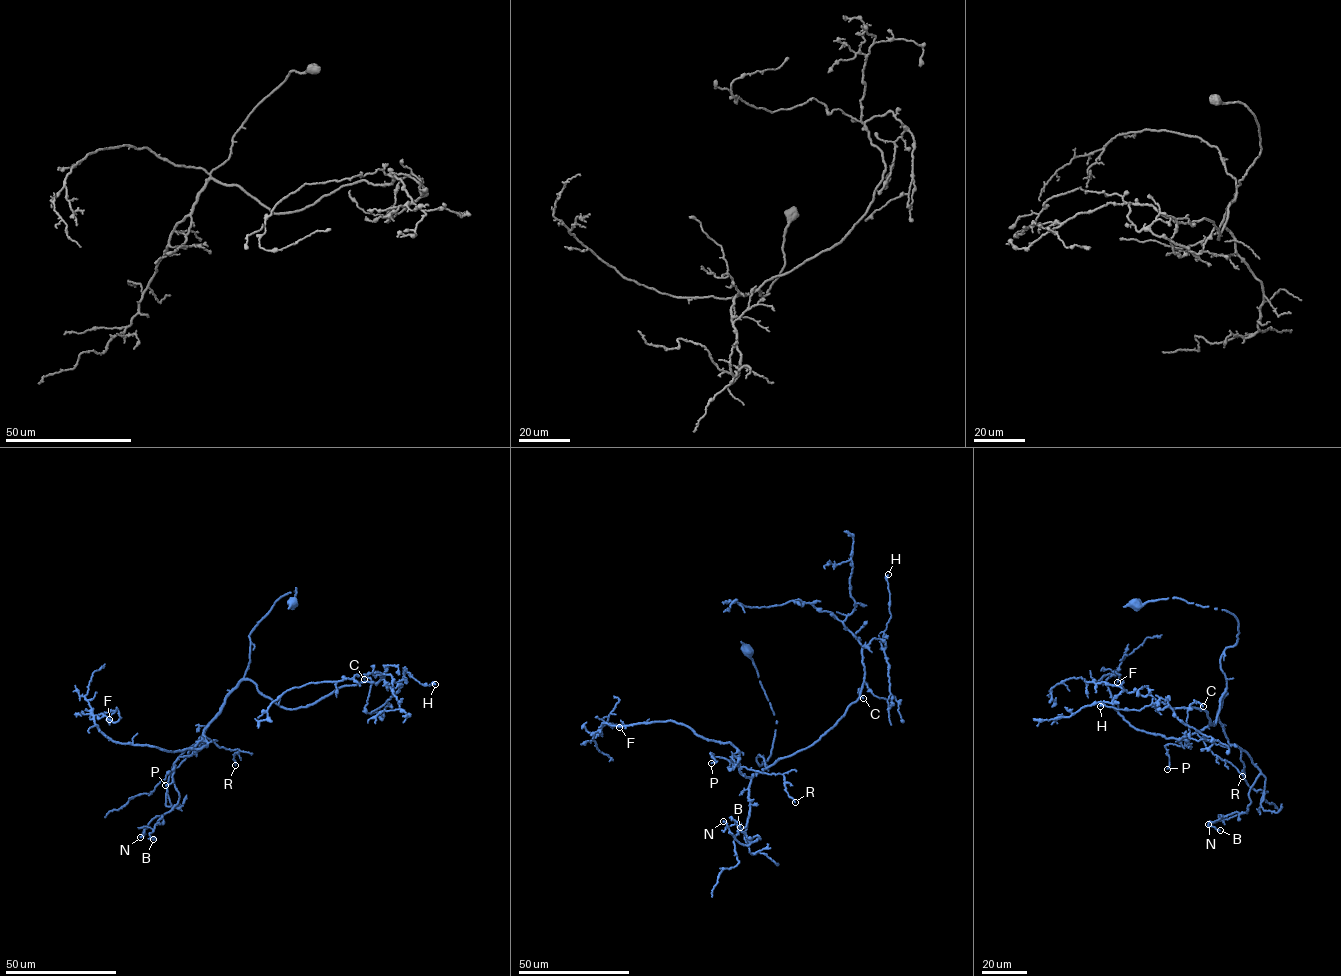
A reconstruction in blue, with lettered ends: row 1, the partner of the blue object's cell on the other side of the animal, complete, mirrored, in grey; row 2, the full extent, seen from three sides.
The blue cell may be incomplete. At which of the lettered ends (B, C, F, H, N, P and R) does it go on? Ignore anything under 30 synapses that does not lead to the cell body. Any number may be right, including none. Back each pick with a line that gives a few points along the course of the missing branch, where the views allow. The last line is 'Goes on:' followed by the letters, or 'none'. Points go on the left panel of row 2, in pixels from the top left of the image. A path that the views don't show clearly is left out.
Goes on: none

